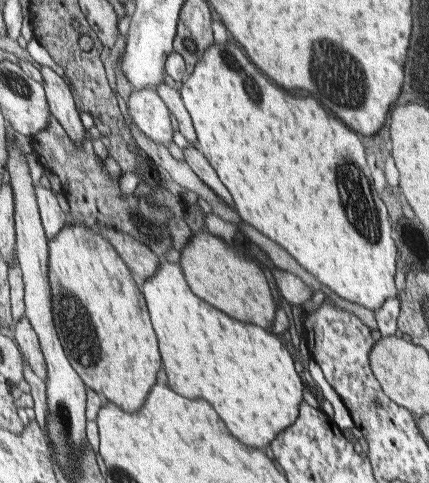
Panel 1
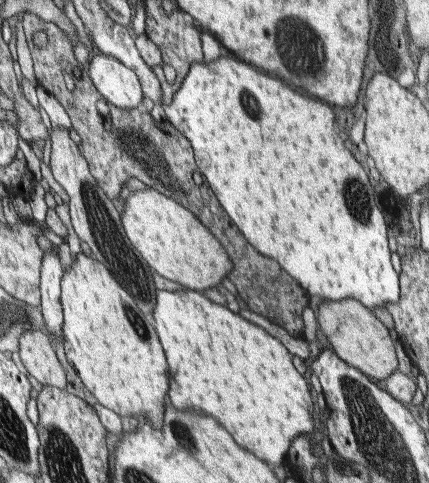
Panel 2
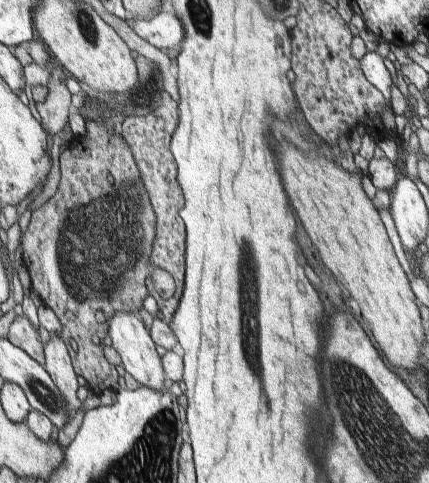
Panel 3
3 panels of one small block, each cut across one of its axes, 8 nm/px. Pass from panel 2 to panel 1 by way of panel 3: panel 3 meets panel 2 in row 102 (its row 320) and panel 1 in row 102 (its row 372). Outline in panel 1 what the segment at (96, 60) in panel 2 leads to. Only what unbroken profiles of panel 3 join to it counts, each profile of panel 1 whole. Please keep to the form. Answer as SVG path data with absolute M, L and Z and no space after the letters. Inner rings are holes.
M131 88L131 96L129 96L129 100L127 100L127 104L121 104L121 106L127 106L127 110L129 110L129 114L131 114L131 120L133 120L133 124L151 140L151 142L157 142L157 144L163 144L165 148L169 146L169 142L171 142L171 136L173 136L173 128L171 128L171 118L169 118L169 108L165 108L167 104L163 104L165 100L161 98L161 96L157 96L155 94L155 90L139 90L139 92L135 92L133 88Z

